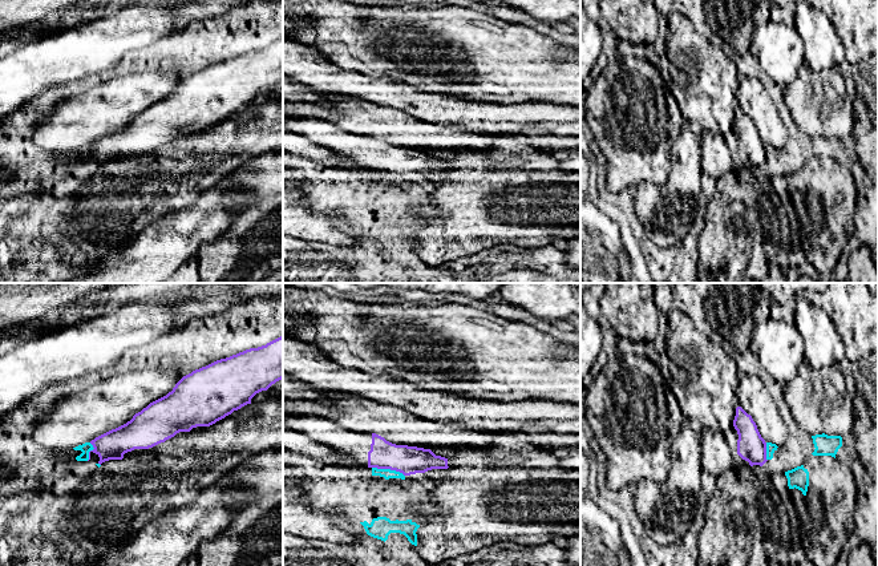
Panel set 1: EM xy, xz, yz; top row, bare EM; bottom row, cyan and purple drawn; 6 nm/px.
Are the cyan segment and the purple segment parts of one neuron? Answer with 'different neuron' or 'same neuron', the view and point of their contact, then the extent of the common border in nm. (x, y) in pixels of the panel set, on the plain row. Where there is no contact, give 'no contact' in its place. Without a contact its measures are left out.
different neuron; contact xz (388, 172); length 200 nm

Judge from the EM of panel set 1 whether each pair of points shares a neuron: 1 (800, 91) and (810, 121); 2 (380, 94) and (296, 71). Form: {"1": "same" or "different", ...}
{"1": "same", "2": "same"}

